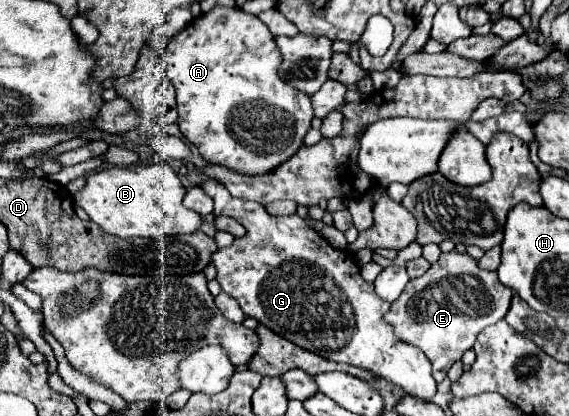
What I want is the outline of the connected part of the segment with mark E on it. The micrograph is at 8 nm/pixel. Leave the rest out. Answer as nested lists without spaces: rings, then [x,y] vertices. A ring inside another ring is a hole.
[[[449,251],[449,253],[441,253],[441,257],[431,265],[431,269],[423,277],[411,279],[407,283],[399,299],[395,299],[391,303],[391,309],[385,313],[385,321],[395,327],[399,339],[419,347],[427,355],[427,359],[433,365],[433,377],[437,383],[441,383],[447,371],[451,369],[451,365],[459,361],[467,349],[473,347],[479,331],[483,331],[489,325],[495,325],[505,317],[511,305],[511,297],[513,291],[499,283],[495,271],[481,271],[477,259],[469,257],[467,253]]]

